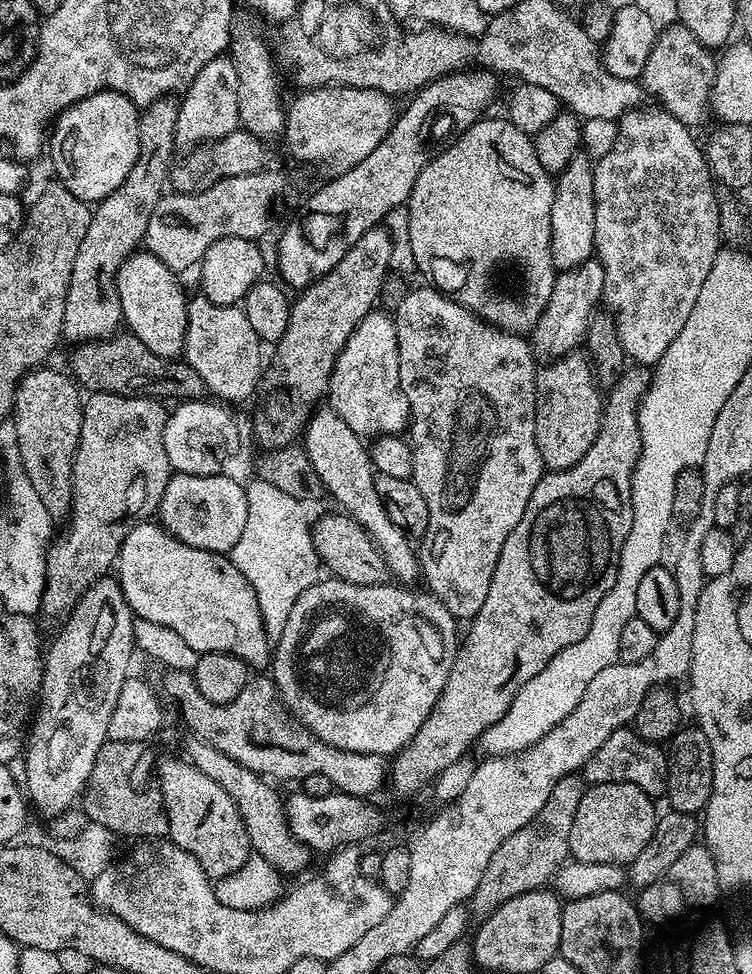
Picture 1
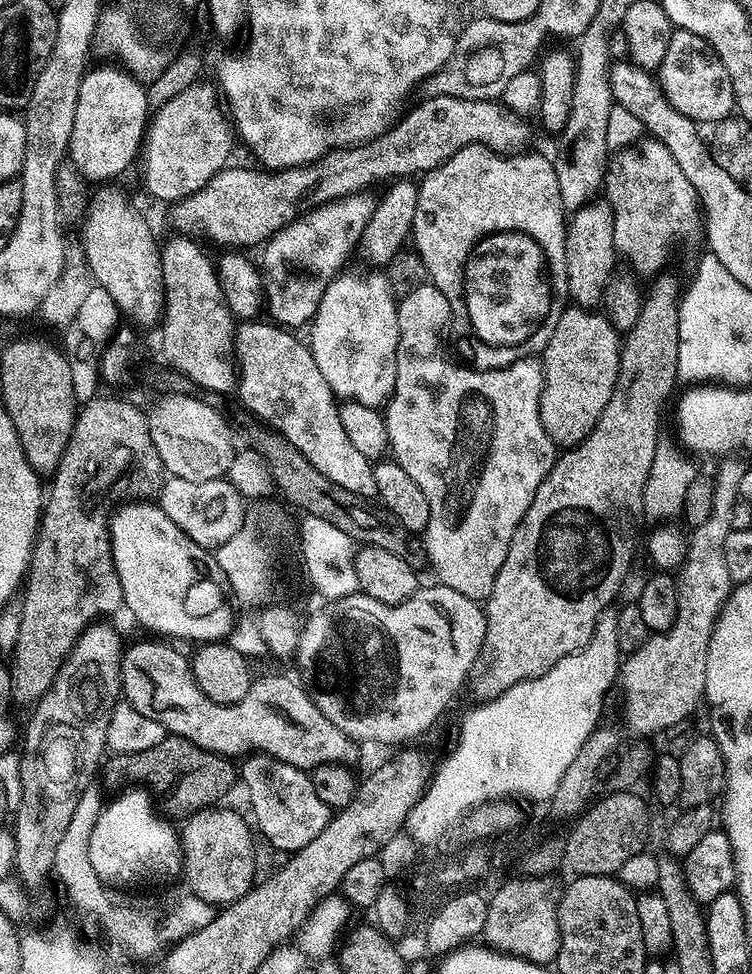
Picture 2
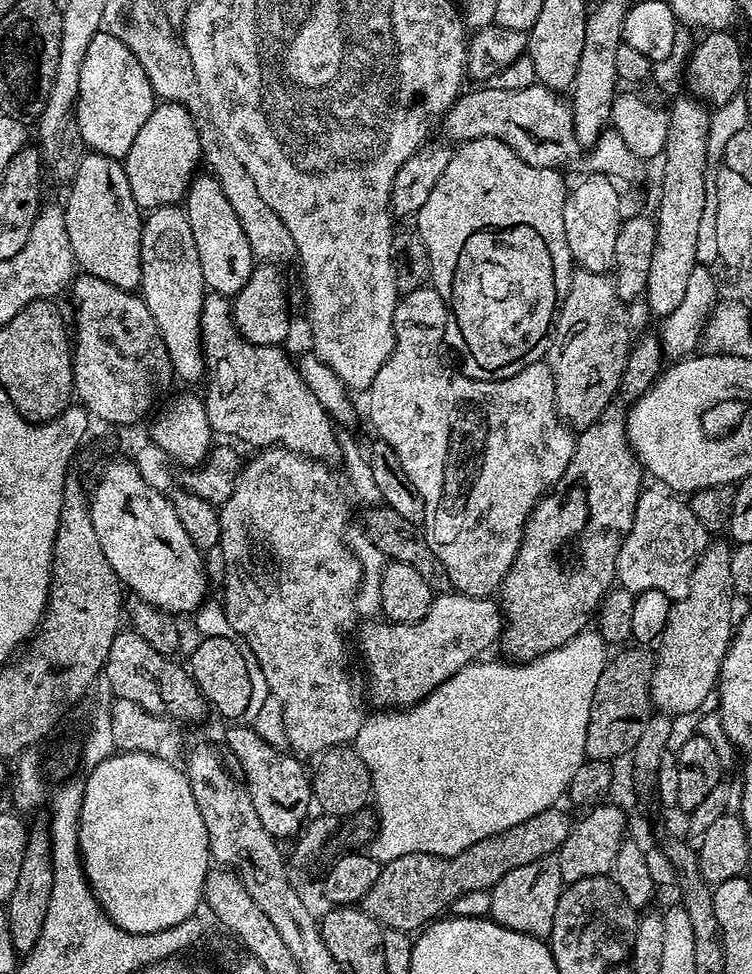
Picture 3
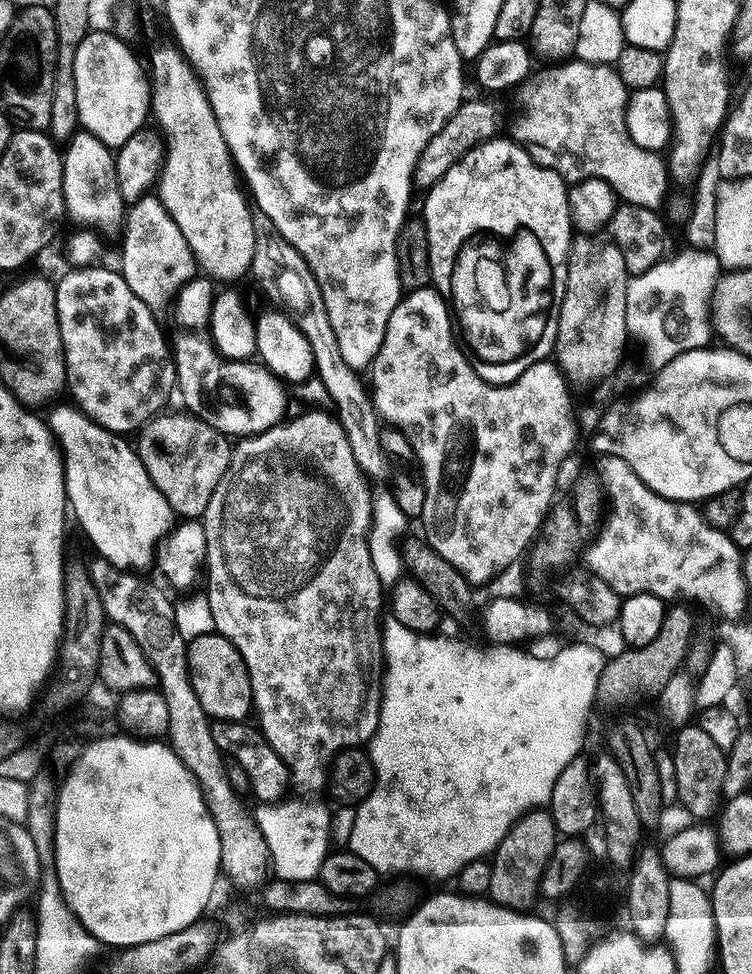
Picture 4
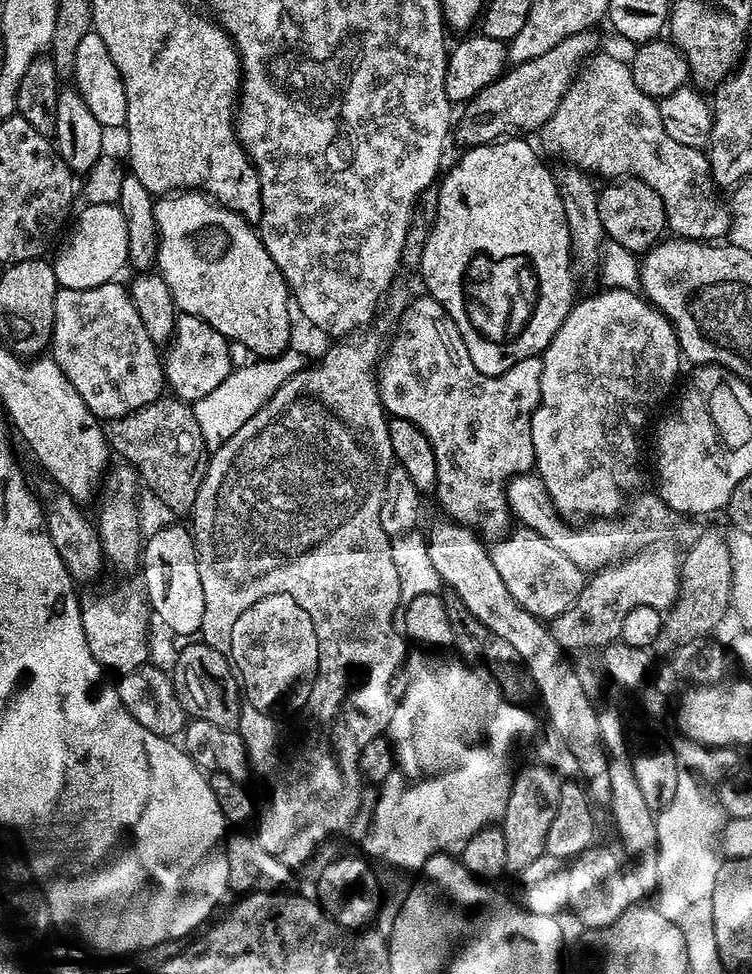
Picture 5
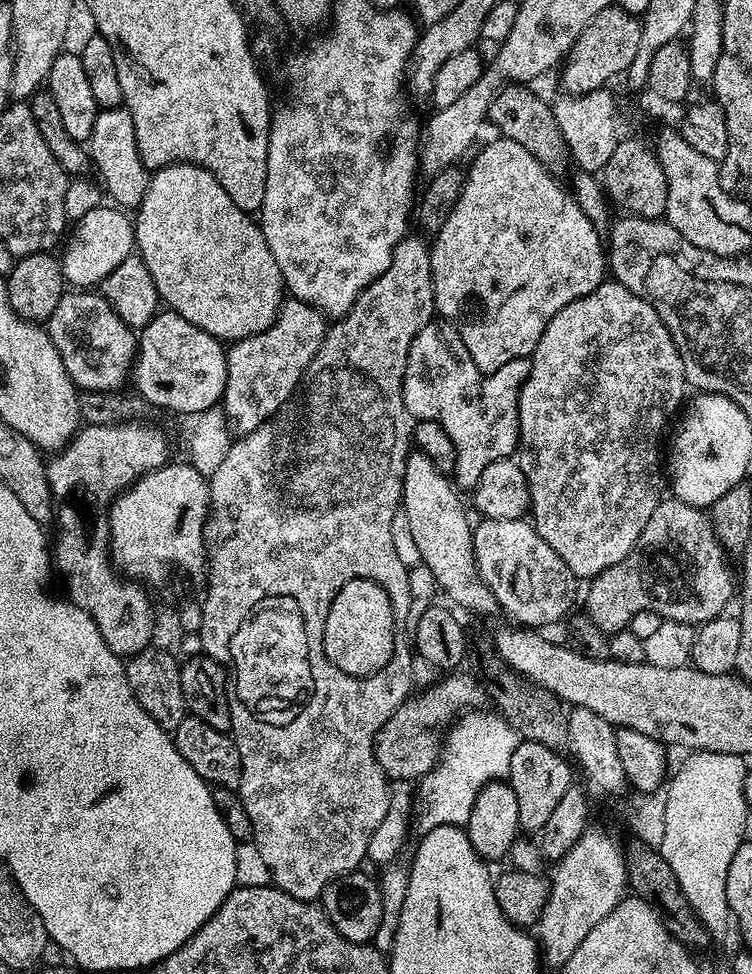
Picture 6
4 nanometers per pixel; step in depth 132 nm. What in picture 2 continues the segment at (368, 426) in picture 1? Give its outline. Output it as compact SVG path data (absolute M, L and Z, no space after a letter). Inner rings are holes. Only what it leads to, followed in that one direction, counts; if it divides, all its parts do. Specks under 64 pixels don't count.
M341 274L328 283L322 294L322 302L310 321L312 340L310 347L326 386L330 386L332 395L344 402L380 408L392 398L396 381L396 351L398 350L398 318L396 317L397 297L388 289L388 280L383 274L368 276L359 280L356 276Z

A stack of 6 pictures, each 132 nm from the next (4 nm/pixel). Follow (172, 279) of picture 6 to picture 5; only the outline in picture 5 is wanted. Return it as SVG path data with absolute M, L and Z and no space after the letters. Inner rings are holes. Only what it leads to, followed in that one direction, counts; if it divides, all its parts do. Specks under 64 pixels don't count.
M181 190L175 194L164 194L155 201L156 209L154 218L156 219L156 232L160 236L160 249L156 255L155 267L158 269L159 276L165 280L166 286L169 287L172 301L175 307L185 316L196 316L200 320L206 321L211 328L218 330L229 342L241 344L244 348L249 348L255 355L260 358L275 358L289 347L292 336L292 320L288 317L288 304L290 308L290 293L288 286L284 282L284 275L278 270L274 258L266 250L266 246L260 240L259 231L249 221L244 220L236 212L224 207L223 204L217 204L211 196L199 190Z

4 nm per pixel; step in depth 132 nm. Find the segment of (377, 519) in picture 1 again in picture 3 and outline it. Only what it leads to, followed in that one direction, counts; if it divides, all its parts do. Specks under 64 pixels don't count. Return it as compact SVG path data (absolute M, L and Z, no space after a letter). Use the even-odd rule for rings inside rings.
M217 292L205 293L202 314L200 315L200 338L204 358L210 358L209 366L214 368L220 380L220 364L238 364L234 370L232 380L240 382L240 386L258 388L266 382L270 382L268 394L270 394L270 406L268 406L268 422L260 426L260 432L254 432L254 446L263 450L269 446L289 448L292 452L301 452L304 456L313 456L316 460L325 462L339 461L341 459L340 446L336 441L334 421L328 415L328 411L321 406L318 398L306 386L306 382L300 376L299 367L283 351L283 347L271 344L251 344L236 331L232 323L231 301L229 297L218 295ZM268 366L276 372L280 384L282 384L282 400L278 404L278 410L272 418L274 406L272 406L272 372L268 372Z

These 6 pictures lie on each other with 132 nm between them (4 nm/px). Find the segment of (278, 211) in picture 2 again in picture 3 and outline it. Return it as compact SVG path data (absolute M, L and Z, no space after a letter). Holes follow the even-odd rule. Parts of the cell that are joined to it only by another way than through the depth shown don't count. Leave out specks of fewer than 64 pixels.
M542 83L526 86L526 90L506 90L499 86L476 88L456 97L442 117L444 132L449 141L463 142L478 138L498 138L522 162L539 168L563 169L567 160L582 152L574 134L571 103L561 93L550 90Z

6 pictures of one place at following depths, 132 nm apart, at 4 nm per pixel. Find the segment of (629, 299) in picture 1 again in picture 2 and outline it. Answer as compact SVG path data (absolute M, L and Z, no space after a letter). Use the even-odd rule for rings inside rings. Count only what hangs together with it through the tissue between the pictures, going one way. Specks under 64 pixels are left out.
M641 138L636 143L631 144L629 148L624 148L620 152L615 153L608 161L608 170L604 174L604 183L602 185L603 199L610 206L612 217L614 218L614 246L616 247L616 255L621 261L625 260L630 267L636 272L658 272L660 274L664 267L672 260L672 255L679 248L688 248L691 244L701 243L702 240L702 213L700 210L700 200L696 196L694 186L690 186L686 174L682 174L682 169L678 167L678 161L674 159L674 154L670 154L670 150L666 150L666 146L662 146L662 142L651 138Z

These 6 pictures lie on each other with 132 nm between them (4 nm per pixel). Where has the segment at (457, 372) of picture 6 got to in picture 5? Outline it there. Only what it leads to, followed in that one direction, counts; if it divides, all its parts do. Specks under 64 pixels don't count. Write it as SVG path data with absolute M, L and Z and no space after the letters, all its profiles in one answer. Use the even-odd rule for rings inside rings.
M427 294L421 296L421 300L414 301L412 309L401 318L400 329L397 330L396 337L393 340L391 337L378 365L380 401L384 404L384 411L388 413L389 417L406 418L406 422L414 422L414 426L418 426L418 430L422 430L422 434L426 434L426 438L434 450L434 462L438 462L438 482L436 483L434 496L435 499L440 499L440 504L444 507L443 515L455 523L463 524L464 527L475 530L485 541L495 542L509 531L510 511L505 496L505 485L513 476L531 473L536 463L534 442L532 441L532 411L540 404L542 362L540 356L531 356L530 358L522 358L522 362L510 366L510 370L506 370L500 376L482 374L476 369L474 362L470 362L466 342L462 342L462 334L458 334L458 326L454 326L454 322L446 314L446 310L431 296Z

